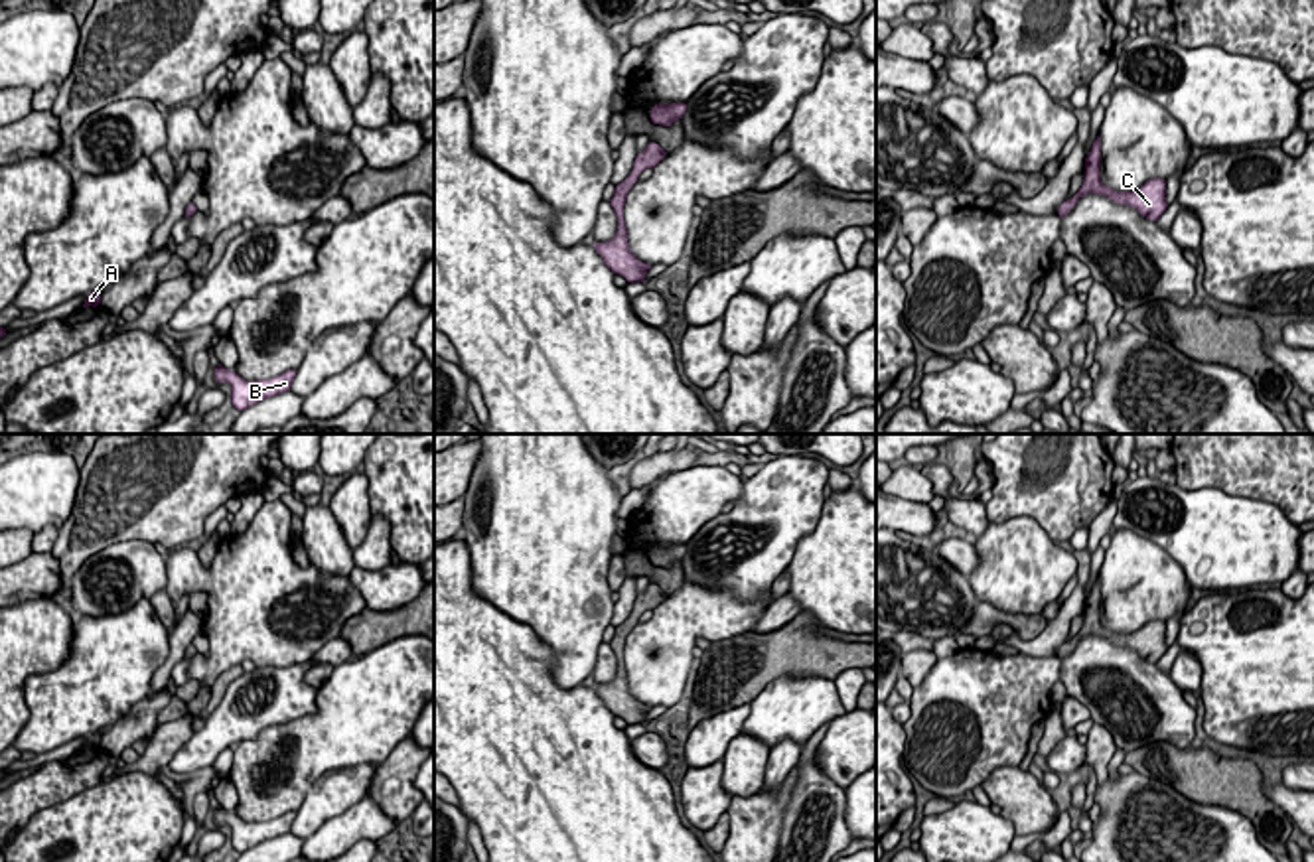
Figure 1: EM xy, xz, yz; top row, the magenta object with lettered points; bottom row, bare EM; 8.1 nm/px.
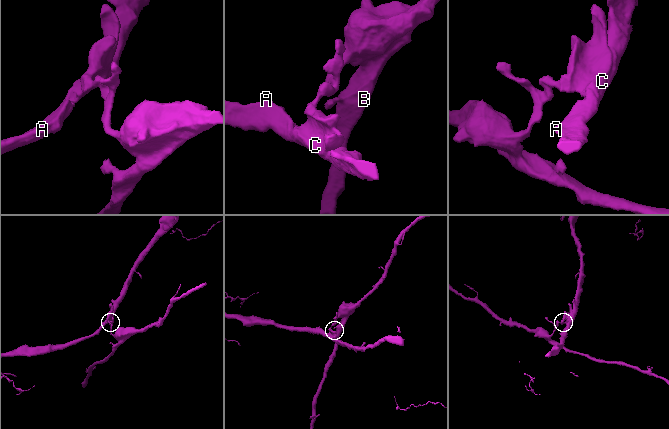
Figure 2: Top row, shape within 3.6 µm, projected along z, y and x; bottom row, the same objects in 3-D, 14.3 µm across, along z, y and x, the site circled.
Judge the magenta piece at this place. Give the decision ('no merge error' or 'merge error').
merge error

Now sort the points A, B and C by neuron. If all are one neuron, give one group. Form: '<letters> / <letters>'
A C / B

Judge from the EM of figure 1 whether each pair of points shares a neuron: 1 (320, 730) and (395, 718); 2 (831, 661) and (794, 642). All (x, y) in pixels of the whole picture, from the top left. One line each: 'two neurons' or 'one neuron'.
1: one neuron
2: one neuron

